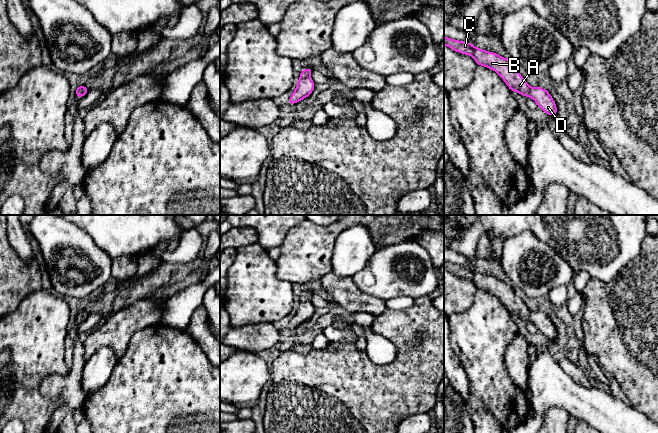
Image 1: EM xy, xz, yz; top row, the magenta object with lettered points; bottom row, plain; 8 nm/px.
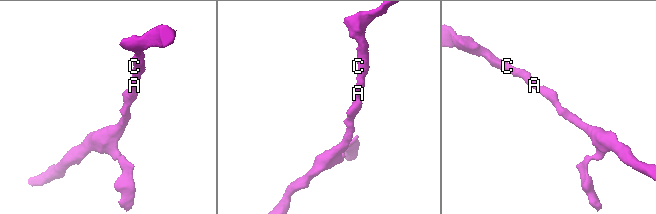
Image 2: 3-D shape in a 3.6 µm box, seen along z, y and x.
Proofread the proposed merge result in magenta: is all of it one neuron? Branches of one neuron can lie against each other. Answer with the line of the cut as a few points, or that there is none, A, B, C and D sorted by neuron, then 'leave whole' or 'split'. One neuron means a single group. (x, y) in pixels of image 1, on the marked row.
cut xz (300, 75), (309, 76); groups A B C / D; split

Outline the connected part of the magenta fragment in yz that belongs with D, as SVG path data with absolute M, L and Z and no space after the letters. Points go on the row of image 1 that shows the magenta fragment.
M539 86L531 88L529 96L537 103L537 106L549 116L554 116L557 114L557 106L555 101L549 92L544 88Z

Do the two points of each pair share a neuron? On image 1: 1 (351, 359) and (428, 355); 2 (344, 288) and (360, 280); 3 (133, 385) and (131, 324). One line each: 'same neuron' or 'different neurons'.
1: same neuron
2: different neurons
3: different neurons

